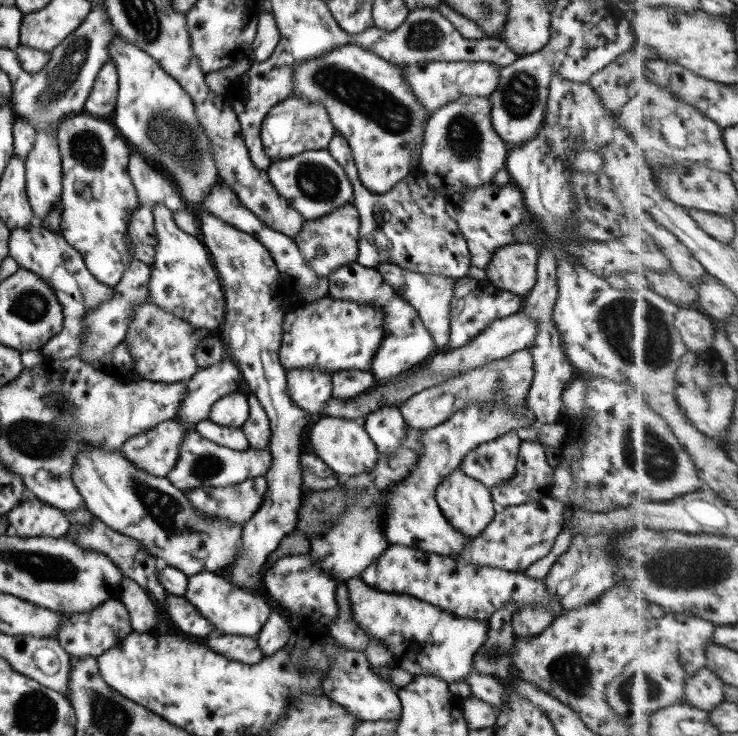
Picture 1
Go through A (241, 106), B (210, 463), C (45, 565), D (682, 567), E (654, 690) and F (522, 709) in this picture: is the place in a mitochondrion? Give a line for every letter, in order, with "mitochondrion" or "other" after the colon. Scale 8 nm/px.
A: other
B: mitochondrion
C: mitochondrion
D: mitochondrion
E: other
F: other

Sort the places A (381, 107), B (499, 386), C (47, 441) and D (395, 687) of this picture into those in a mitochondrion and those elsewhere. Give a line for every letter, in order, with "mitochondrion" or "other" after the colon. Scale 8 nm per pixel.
A: mitochondrion
B: mitochondrion
C: mitochondrion
D: other

